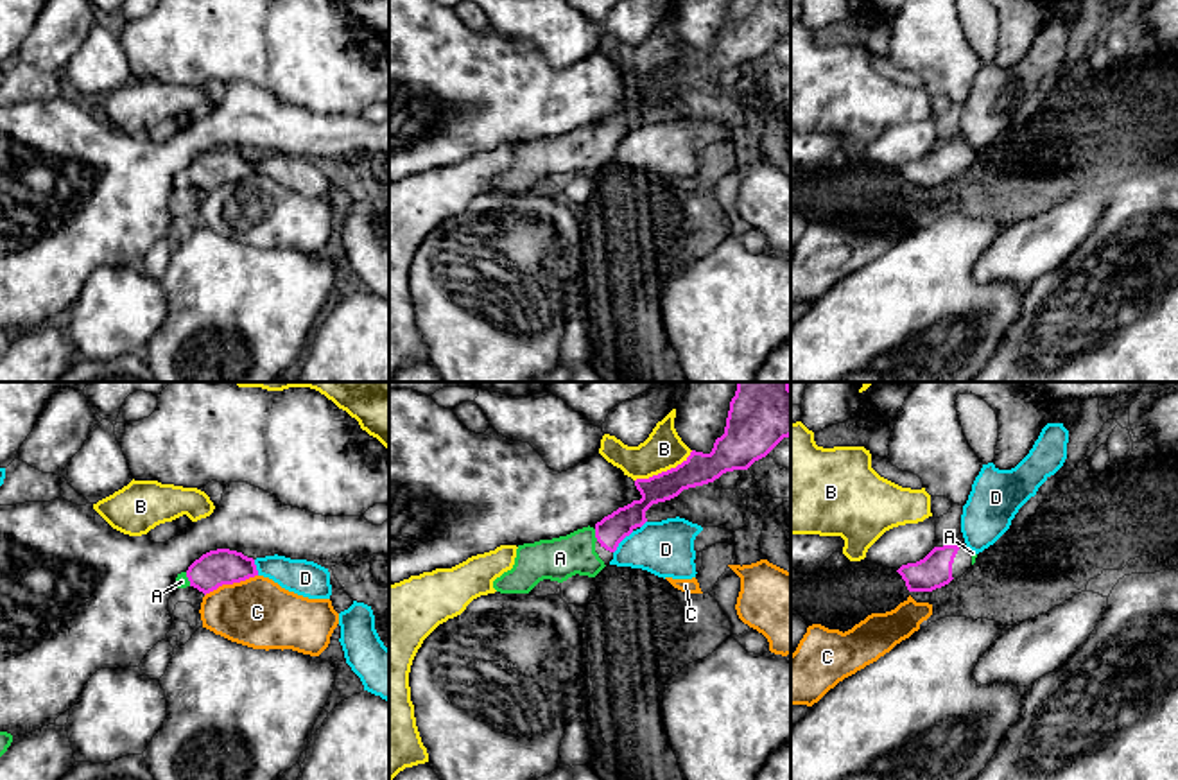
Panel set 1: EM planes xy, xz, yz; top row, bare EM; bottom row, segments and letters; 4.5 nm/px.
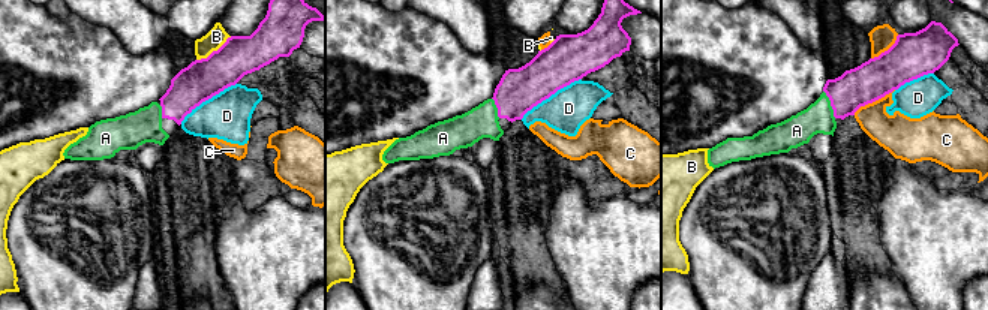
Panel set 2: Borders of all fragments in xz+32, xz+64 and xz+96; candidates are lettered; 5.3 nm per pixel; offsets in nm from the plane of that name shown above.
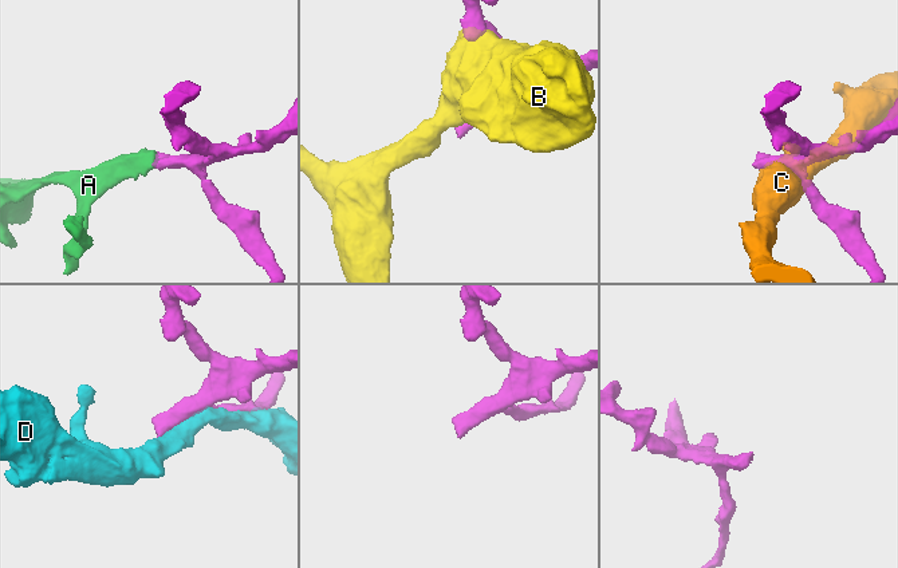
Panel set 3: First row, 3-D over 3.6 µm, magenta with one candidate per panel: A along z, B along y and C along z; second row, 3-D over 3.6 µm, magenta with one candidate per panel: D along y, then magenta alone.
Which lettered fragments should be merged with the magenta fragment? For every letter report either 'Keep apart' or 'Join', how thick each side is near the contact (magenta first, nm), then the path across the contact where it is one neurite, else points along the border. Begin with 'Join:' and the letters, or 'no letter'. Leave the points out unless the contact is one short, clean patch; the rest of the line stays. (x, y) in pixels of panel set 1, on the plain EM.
Join: A
A: Join. Thickness 140 nm (magenta) against 190 nm. Path across: xz (612, 128), (596, 133), (560, 156)
B: Keep apart. Thickness 150 nm (magenta) against 180 nm
C: Keep apart. Thickness 160 nm (magenta) against 300 nm
D: Keep apart. Thickness 140 nm (magenta) against 260 nm

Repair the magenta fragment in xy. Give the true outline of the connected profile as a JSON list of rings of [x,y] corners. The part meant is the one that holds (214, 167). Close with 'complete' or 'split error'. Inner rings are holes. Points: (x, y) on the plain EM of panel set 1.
[[[217,147],[195,158],[186,170],[178,172],[176,186],[194,185],[204,194],[222,183],[233,183],[258,174],[253,156],[230,147]]] | split error

